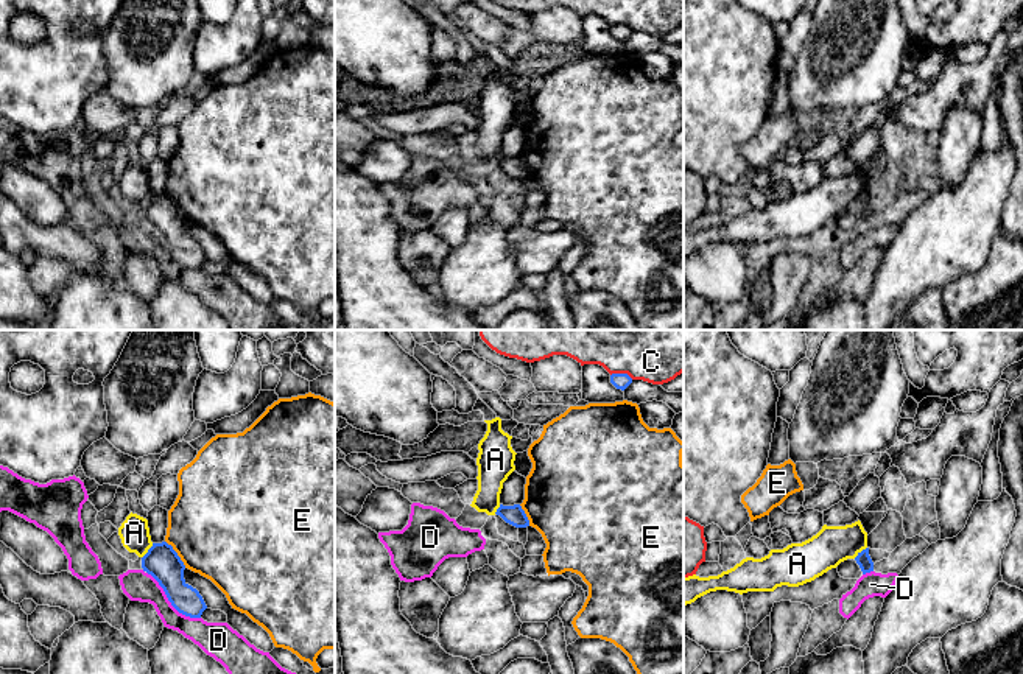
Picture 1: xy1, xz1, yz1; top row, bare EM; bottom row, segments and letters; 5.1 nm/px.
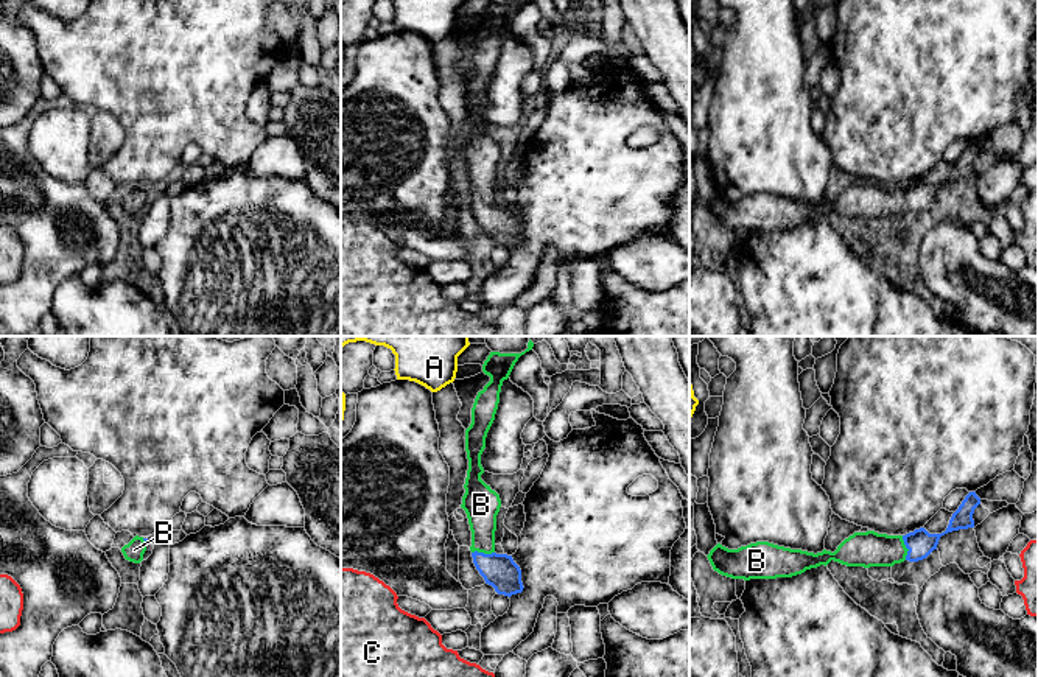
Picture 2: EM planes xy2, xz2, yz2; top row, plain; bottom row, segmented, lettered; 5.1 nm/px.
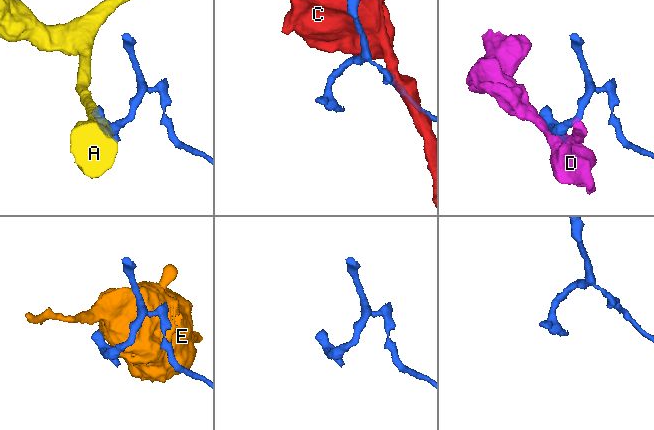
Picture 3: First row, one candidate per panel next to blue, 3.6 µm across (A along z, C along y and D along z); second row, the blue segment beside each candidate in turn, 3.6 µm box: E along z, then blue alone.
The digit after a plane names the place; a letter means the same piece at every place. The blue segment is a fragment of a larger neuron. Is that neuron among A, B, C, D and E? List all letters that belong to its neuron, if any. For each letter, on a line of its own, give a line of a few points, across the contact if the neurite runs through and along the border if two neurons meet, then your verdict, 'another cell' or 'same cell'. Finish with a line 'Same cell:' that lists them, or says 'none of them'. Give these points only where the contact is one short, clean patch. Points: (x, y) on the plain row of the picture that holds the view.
A: line xy1 (153, 195), (142, 209); another cell
B: line yz2 (920, 195), (906, 198), (869, 199); same cell
C: another cell
D: another cell
E: another cell
Same cell: B

